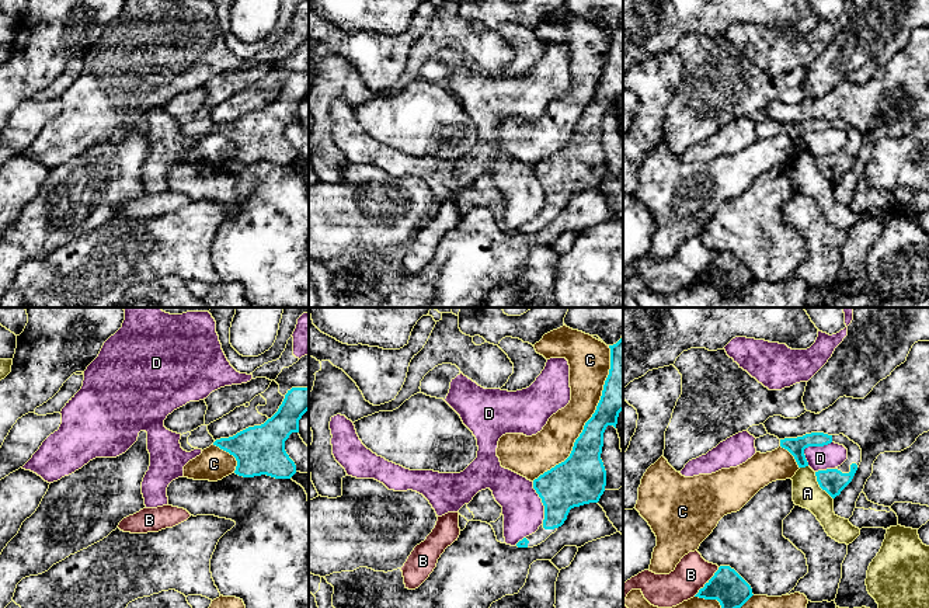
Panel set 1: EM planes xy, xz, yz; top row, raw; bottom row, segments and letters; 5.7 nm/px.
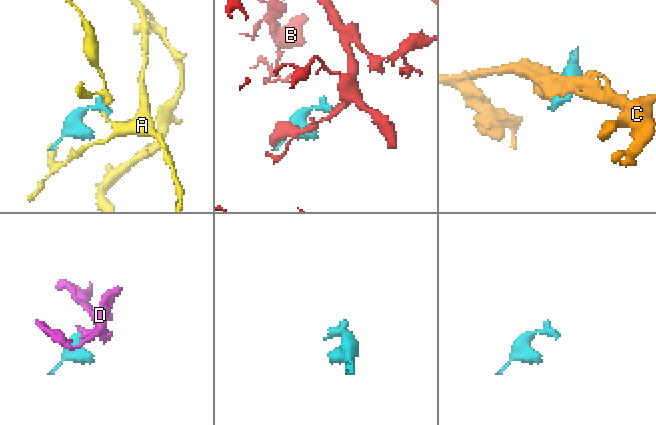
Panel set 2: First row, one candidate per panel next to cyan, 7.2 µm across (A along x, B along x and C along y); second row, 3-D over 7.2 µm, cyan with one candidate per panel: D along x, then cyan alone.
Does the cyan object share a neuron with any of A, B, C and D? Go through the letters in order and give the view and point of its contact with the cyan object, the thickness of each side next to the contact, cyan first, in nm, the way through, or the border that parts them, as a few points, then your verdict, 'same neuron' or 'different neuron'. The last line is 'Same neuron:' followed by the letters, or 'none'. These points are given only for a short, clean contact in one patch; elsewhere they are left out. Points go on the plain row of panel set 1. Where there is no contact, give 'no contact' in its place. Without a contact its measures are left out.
A: contact yz (820, 172); calibres 140 and 160 nm; border yz (814, 157), (817, 169), (832, 184); different neuron
B: contact yz (709, 267); calibres 190 and 200 nm; different neuron
C: contact xz (590, 104); calibres 220 and 220 nm; different neuron
D: contact yz (810, 131); calibres 100 and 140 nm; different neuron
Same neuron: none

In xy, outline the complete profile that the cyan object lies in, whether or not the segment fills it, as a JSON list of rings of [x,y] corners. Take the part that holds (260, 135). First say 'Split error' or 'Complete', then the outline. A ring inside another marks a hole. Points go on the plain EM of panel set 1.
Complete. [[[292,73],[278,97],[264,110],[216,125],[213,131],[236,143],[234,159],[239,161],[290,164],[296,150],[285,136],[285,126],[292,118],[299,118],[299,105],[307,95],[309,73]]]

